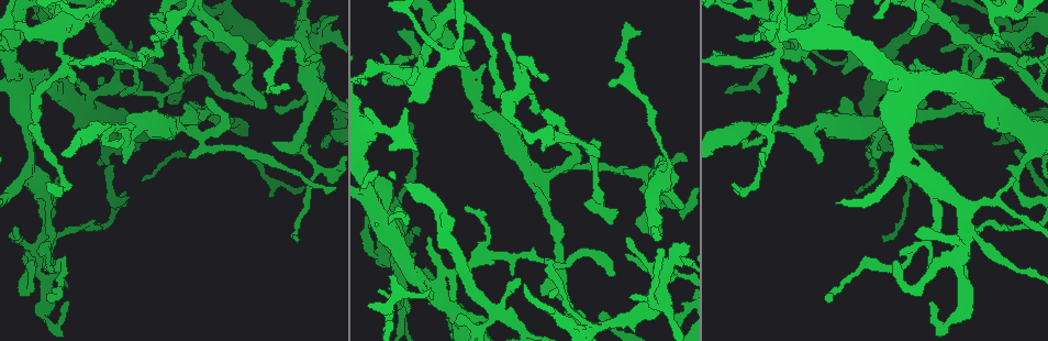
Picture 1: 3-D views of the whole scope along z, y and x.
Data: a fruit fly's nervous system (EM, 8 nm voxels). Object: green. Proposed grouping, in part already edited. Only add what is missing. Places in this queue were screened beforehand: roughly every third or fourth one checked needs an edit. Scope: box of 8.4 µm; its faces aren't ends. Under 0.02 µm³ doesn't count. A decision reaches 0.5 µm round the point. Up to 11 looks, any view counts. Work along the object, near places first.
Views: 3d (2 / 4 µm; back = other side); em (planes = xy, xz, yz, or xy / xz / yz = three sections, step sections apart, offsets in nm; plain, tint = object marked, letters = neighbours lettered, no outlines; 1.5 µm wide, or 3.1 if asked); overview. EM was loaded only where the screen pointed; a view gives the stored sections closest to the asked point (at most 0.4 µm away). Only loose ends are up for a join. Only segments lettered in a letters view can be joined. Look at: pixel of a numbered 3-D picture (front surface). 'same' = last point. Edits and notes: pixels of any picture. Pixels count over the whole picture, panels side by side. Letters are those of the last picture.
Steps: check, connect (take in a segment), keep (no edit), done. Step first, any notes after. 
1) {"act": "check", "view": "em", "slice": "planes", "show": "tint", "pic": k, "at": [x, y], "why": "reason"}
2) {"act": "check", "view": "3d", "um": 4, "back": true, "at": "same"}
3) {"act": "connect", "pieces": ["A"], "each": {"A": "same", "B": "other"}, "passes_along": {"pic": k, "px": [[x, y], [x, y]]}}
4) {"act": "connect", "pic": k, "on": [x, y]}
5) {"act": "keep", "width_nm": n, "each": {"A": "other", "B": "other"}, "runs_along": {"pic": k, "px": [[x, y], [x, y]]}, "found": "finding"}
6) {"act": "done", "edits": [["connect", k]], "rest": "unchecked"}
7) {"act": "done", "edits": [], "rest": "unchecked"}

{"act": "check", "view": "em", "slice": "planes", "show": "letters", "pic": 1, "at": [457, 317], "why": "branch stops here"}

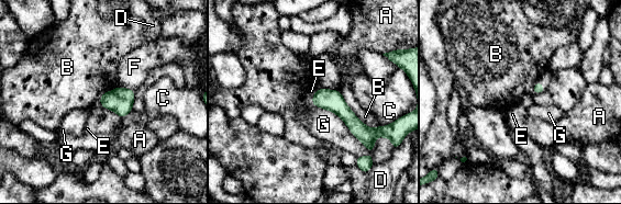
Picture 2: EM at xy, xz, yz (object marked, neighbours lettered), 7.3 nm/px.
{"act": "keep", "each": {"A": "other", "B": "other", "C": "other", "D": "other", "E": "other", "F": "other", "G": "other"}, "border": {"pic": 2, "px": [[337, 90], [362, 122], [378, 125]]}, "found": "none of them fits"}

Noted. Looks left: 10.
{"act": "check", "view": "3d", "um": 4, "pic": 1, "at": [881, 155], "why": "an open end"}

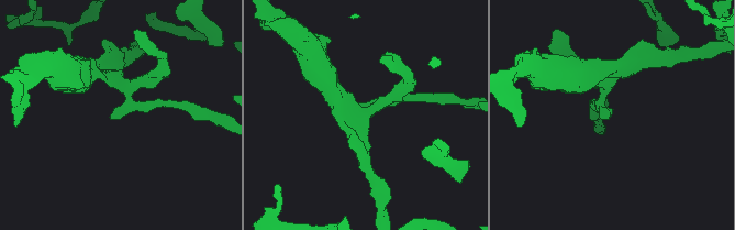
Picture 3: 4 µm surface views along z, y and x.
{"act": "check", "view": "em", "slice": "xy", "step": 8, "show": "tint", "pic": 3, "at": [111, 114], "why": "need the tissue"}

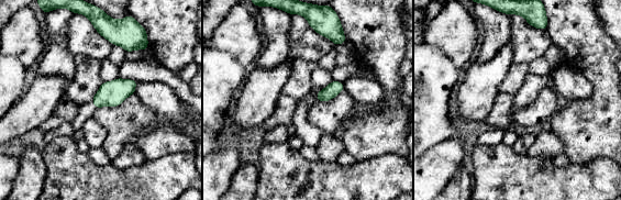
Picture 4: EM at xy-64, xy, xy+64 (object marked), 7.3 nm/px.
{"act": "check", "view": "em", "slice": "planes", "show": "letters", "at": "same", "why": "another direction"}

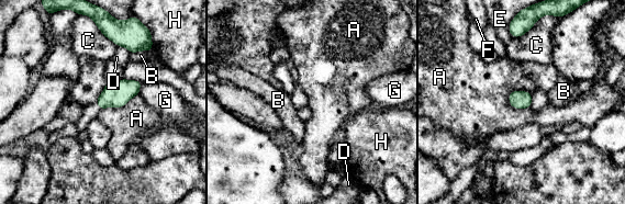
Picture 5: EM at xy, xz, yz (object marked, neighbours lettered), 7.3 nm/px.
{"act": "keep", "each": {"A": "other", "B": "other", "C": "other", "D": "other", "E": "other", "F": "other", "G": "other", "H": "other"}, "border": {"pic": 5, "px": [[532, 93], [512, 91], [508, 102]]}, "found": "none of them fits"}

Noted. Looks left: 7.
{"act": "check", "view": "em", "slice": "xy", "step": 8, "show": "tint", "pic": 1, "at": [294, 236], "why": "tapers out"}

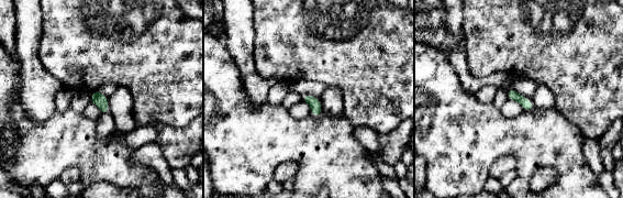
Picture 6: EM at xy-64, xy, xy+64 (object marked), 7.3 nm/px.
{"act": "check", "view": "em", "slice": "xz", "step": 8, "show": "letters", "at": "same", "why": "cut it another way"}

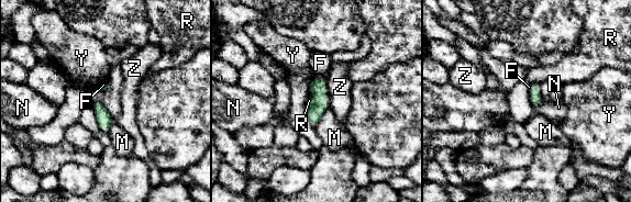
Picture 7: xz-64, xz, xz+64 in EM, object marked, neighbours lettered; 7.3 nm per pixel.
{"act": "keep", "width_nm": 80, "each": {"F": "other", "M": "other", "N": "other", "R": "other", "Y": "other", "Z": "other"}, "border": {"pic": 7, "px": [[311, 80], [322, 79], [327, 87]]}, "found": "no lettered segment goes on from it"}

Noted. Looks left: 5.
{"act": "check", "view": "3d", "um": 2, "pic": 1, "at": [788, 45], "why": "tapers out"}

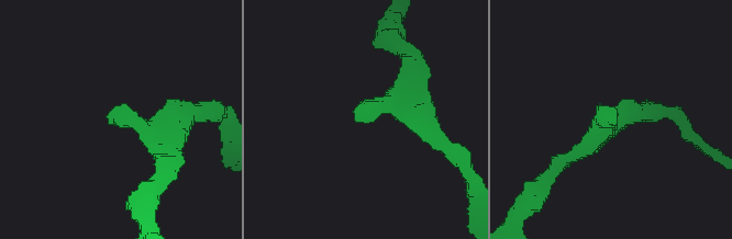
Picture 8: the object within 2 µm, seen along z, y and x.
{"act": "check", "view": "em", "slice": "planes", "show": "letters", "pic": 8, "at": [612, 110], "why": "shape alone is not enough"}

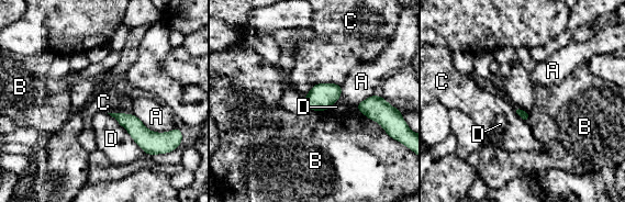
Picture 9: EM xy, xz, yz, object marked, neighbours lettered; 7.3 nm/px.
{"act": "keep", "each": {"A": "other", "B": "other", "C": "other", "D": "other"}, "border": {"pic": 9, "px": [[133, 113], [152, 131], [173, 130]]}, "found": "none of them fits"}

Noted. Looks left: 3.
{"act": "check", "view": "em", "slice": "planes", "show": "letters", "pic": 1, "at": [149, 37], "why": "tapers out"}

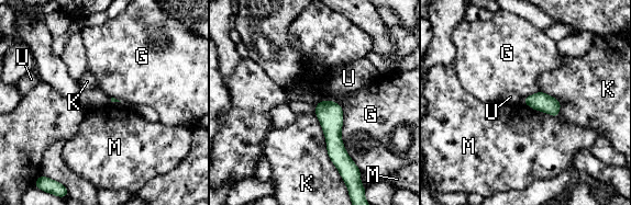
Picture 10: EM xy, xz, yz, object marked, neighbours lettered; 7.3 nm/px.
{"act": "keep", "each": {"G": "other", "K": "other", "M": "other", "U": "other"}, "border": {"pic": 10, "px": [[522, 100], [531, 107], [556, 117]]}, "found": "no lettered segment goes on from it"}

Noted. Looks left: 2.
{"act": "done", "edits": [], "rest": "unchecked"}

